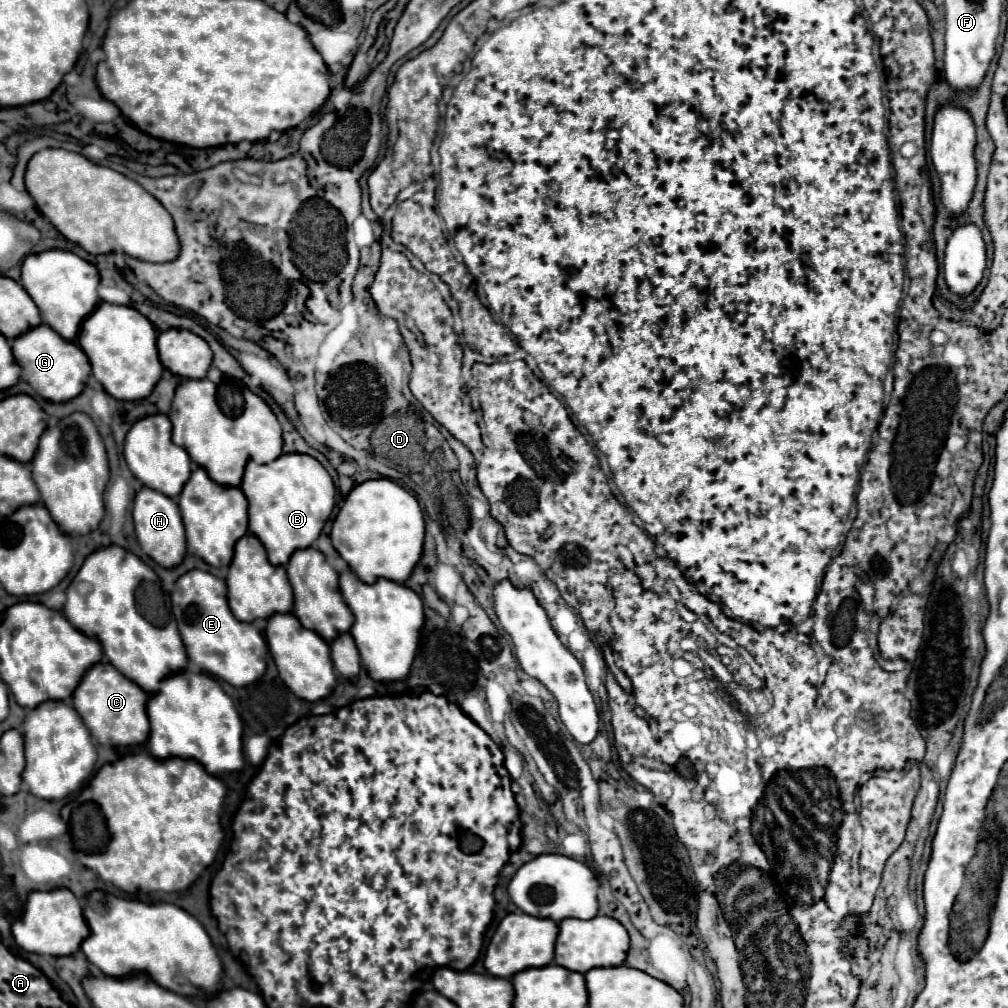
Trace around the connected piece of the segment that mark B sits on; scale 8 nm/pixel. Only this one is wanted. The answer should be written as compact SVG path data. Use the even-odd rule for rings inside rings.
M300 453L280 455L266 465L250 461L240 489L248 499L250 531L260 537L272 565L286 565L296 549L310 547L336 503L336 487L328 471L314 457Z

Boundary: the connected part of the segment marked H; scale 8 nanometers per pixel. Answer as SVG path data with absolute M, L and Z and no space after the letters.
M142 487L142 491L138 491L134 497L132 519L134 519L138 543L148 557L152 557L158 565L162 565L166 569L182 563L182 559L186 555L186 535L184 535L180 509L178 509L178 503L174 499L162 495L154 489Z

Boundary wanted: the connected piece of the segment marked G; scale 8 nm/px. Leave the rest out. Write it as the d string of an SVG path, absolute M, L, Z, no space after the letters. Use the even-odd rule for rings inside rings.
M38 325L38 327L30 329L28 333L16 337L12 341L12 351L14 351L16 361L20 361L22 379L26 383L30 383L30 387L40 397L44 397L52 403L66 403L66 401L78 397L88 381L90 363L88 363L86 353L78 345L64 341L48 325Z

